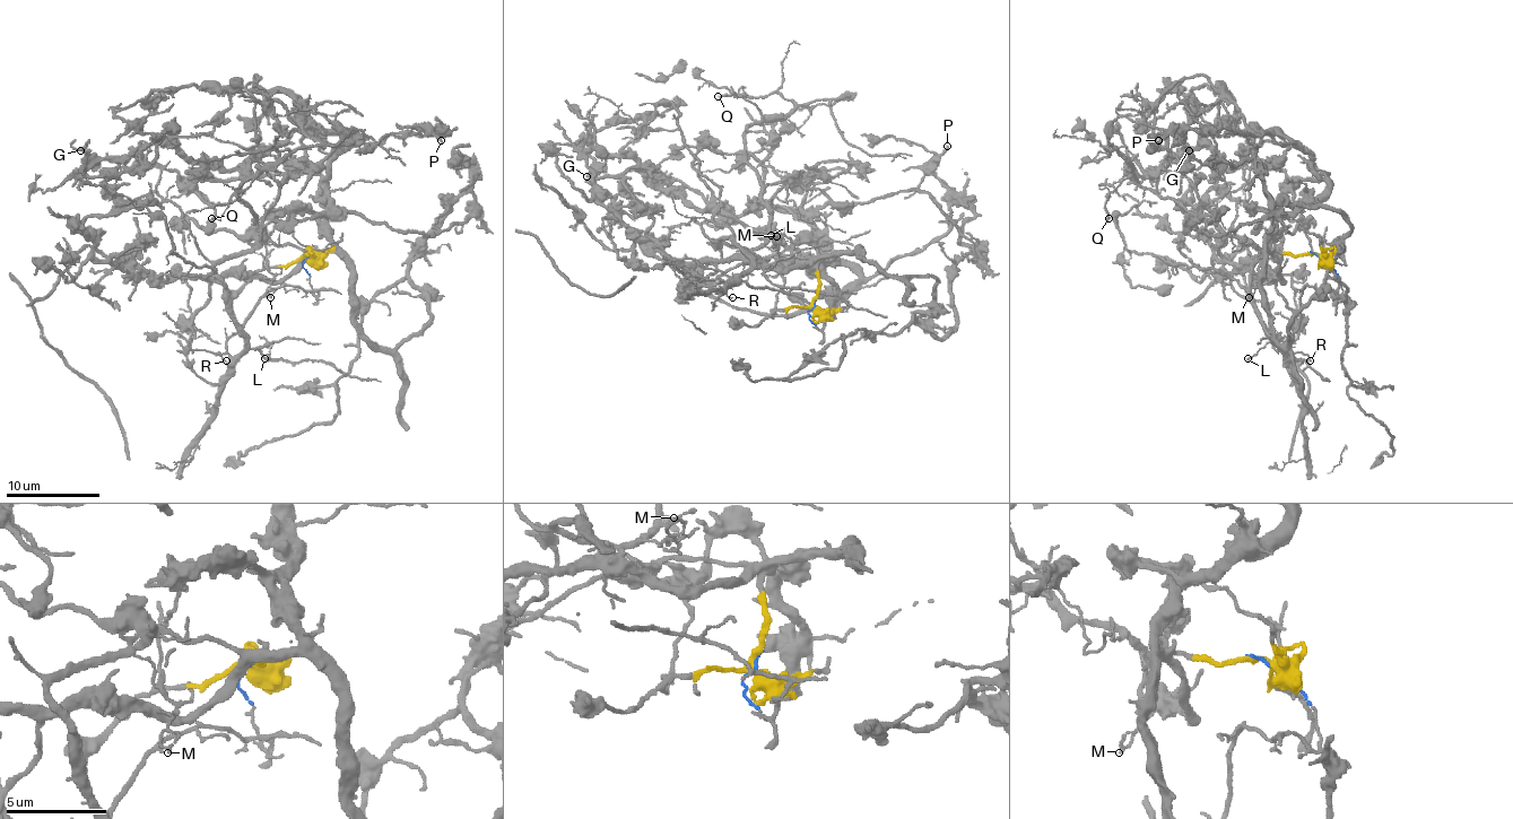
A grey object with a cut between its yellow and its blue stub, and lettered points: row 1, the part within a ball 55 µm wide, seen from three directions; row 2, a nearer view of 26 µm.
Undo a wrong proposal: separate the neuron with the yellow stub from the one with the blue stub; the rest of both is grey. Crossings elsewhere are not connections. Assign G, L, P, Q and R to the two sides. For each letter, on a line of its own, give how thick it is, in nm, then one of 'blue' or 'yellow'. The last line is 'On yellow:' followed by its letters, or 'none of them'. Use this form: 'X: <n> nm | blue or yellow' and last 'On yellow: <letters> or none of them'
G: 200 nm | yellow
L: 200 nm | blue
P: 240 nm | yellow
Q: 190 nm | blue
R: 130 nm | blue
On yellow: G, P

